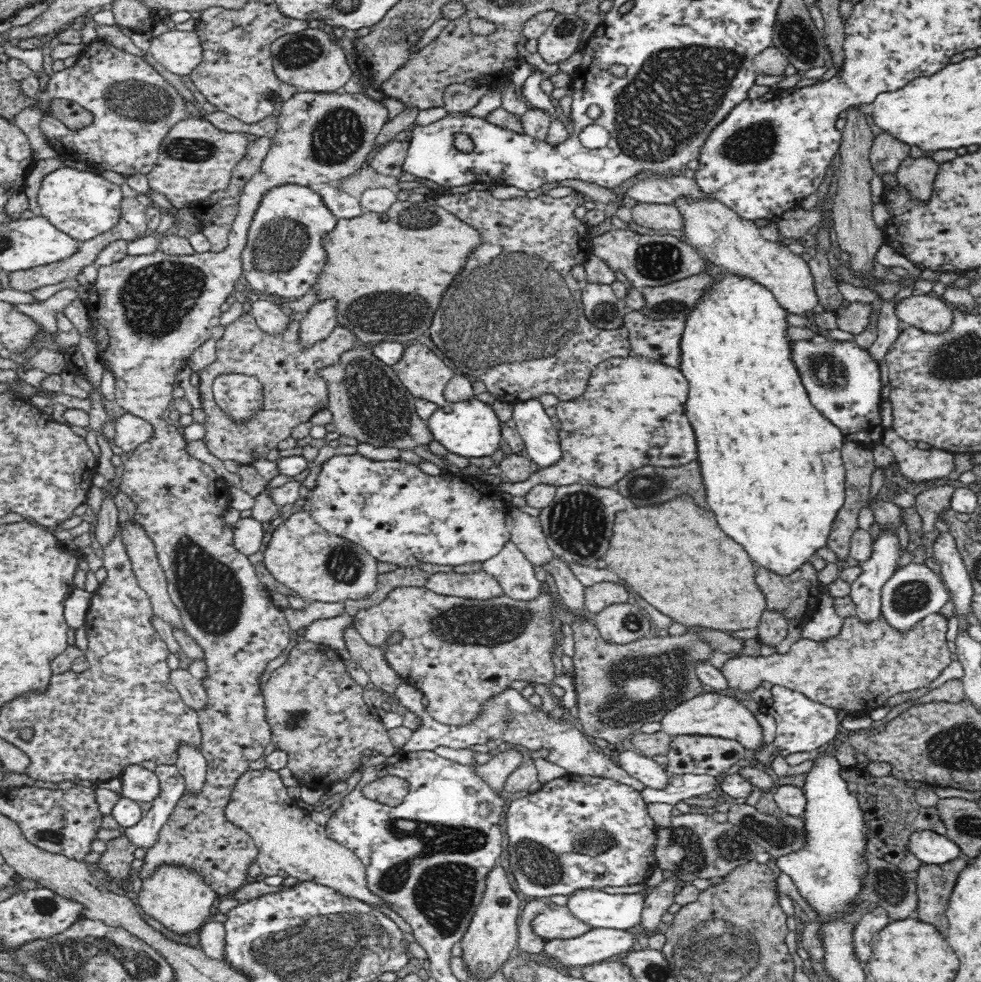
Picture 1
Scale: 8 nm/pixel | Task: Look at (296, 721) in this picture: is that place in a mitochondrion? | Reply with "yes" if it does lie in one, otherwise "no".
yes

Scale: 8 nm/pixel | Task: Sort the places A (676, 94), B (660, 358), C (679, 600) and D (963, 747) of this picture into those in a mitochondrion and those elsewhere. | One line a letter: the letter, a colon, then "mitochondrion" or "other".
A: mitochondrion
B: other
C: other
D: mitochondrion

